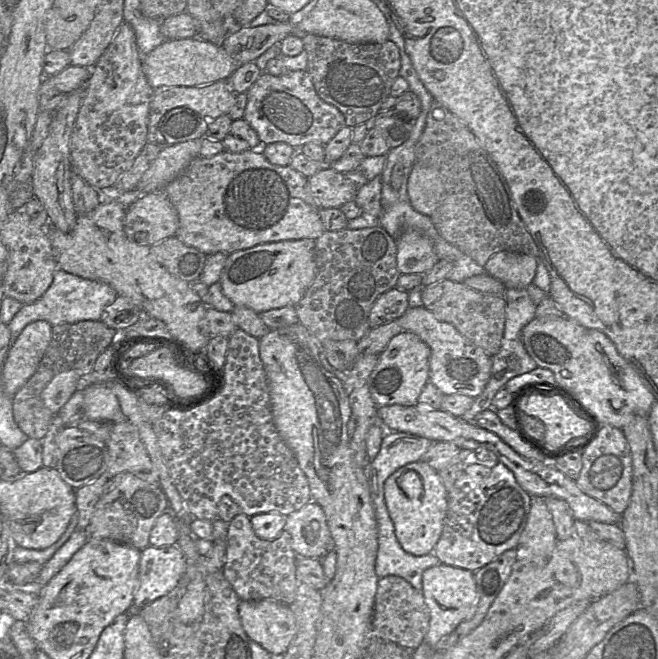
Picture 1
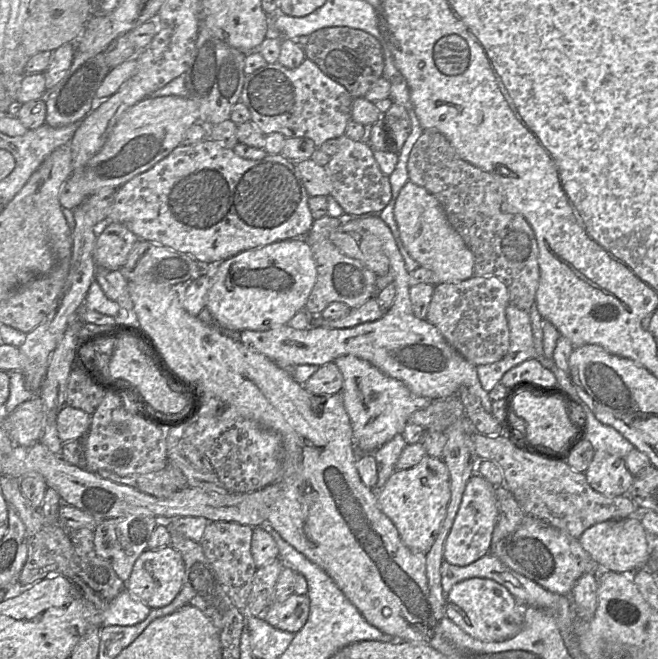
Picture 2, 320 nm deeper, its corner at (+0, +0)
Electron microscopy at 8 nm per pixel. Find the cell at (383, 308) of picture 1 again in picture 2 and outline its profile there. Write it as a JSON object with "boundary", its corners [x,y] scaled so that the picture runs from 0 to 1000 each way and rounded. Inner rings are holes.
{"boundary":[[[573,449],[559,454],[552,463],[532,470],[530,476],[521,483],[509,486],[491,484],[479,480],[476,493],[485,493],[494,498],[518,499],[538,496],[555,489],[574,486],[584,480],[590,469],[585,469],[574,457]]]}

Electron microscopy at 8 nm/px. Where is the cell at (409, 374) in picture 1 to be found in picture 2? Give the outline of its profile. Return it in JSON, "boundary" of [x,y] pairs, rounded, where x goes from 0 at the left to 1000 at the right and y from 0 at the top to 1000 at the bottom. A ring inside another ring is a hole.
{"boundary":[[[538,539],[517,540],[508,551],[523,574],[520,589],[523,618],[532,634],[540,680],[547,689],[567,689],[602,659],[611,657],[625,628],[647,619],[658,608],[650,602],[629,599],[611,578]]]}

